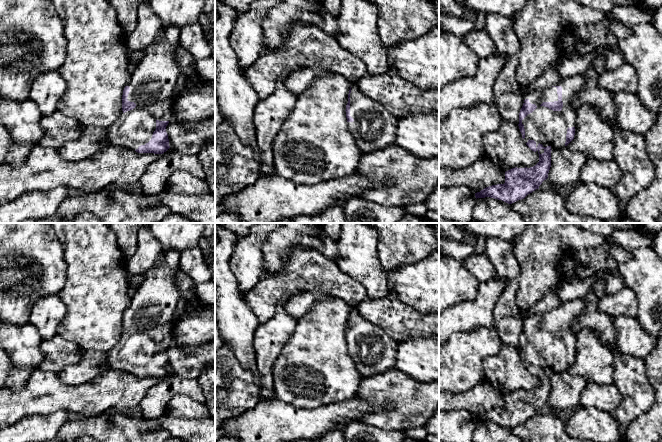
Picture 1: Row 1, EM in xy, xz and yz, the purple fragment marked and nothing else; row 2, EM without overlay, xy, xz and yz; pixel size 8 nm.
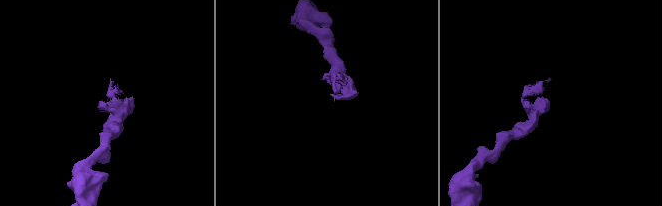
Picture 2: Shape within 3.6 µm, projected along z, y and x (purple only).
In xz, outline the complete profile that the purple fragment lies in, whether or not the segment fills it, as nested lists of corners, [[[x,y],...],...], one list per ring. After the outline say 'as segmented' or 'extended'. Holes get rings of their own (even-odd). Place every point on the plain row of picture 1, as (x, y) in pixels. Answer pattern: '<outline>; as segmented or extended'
[[[351,307],[345,335],[348,352],[362,377],[393,370],[399,343],[382,328],[363,319],[355,307]]]; extended

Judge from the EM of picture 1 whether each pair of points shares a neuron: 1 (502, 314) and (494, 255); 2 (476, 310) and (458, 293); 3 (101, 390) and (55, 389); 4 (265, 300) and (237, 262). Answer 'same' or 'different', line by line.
1: same
2: different
3: same
4: different

